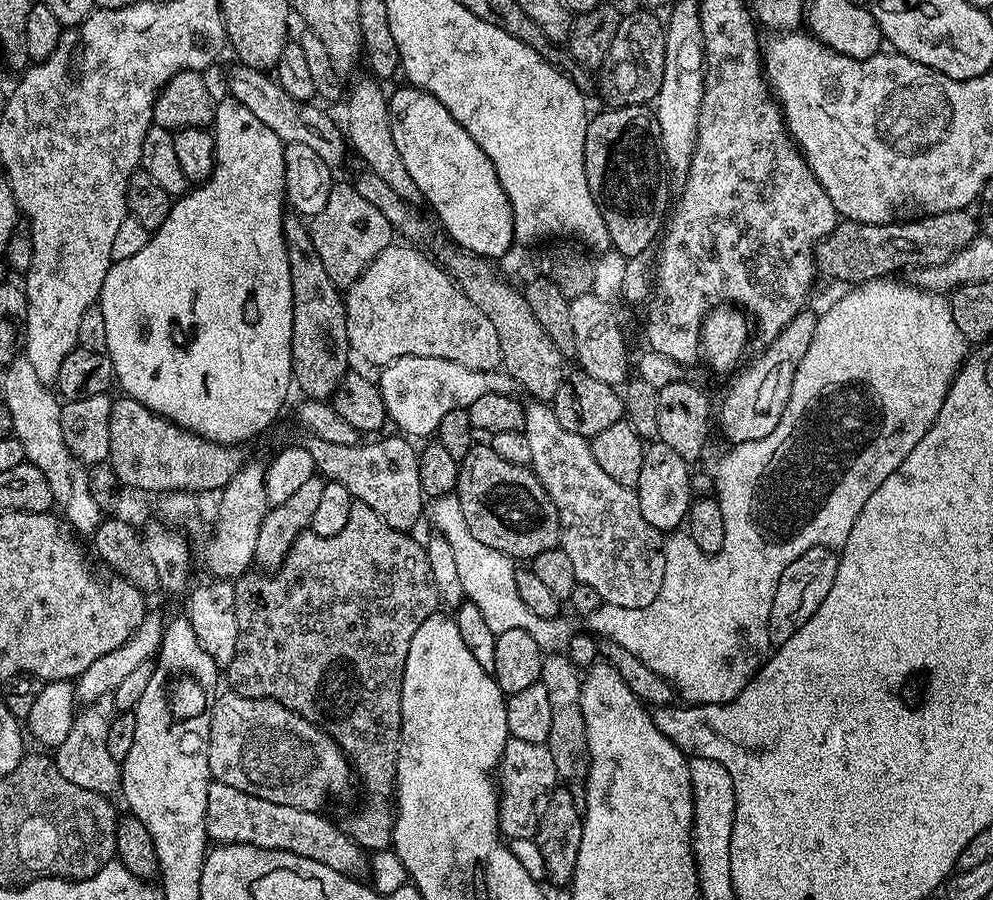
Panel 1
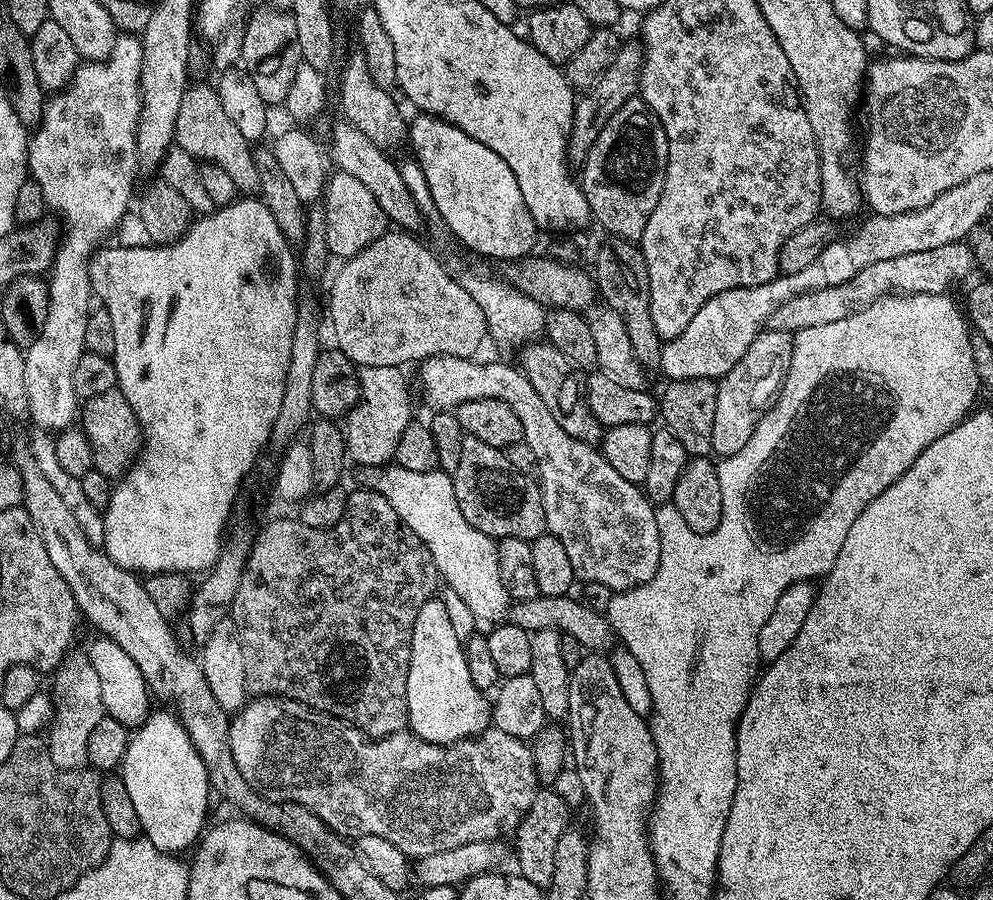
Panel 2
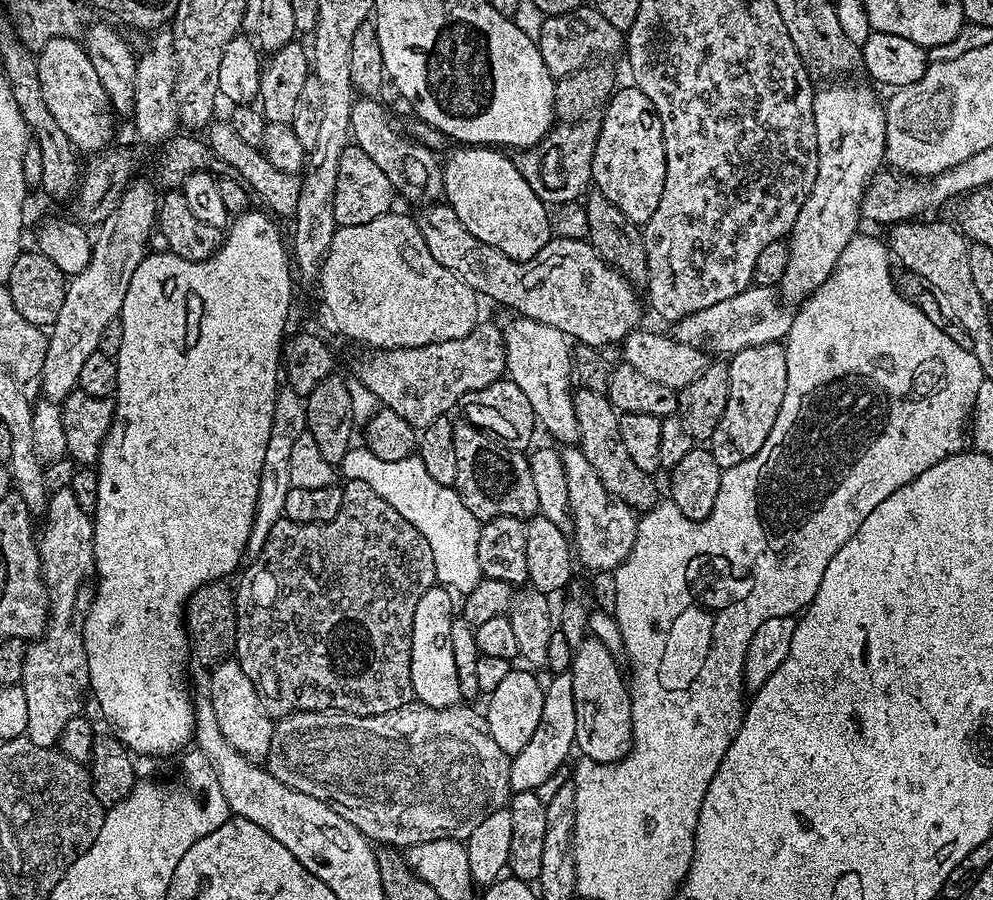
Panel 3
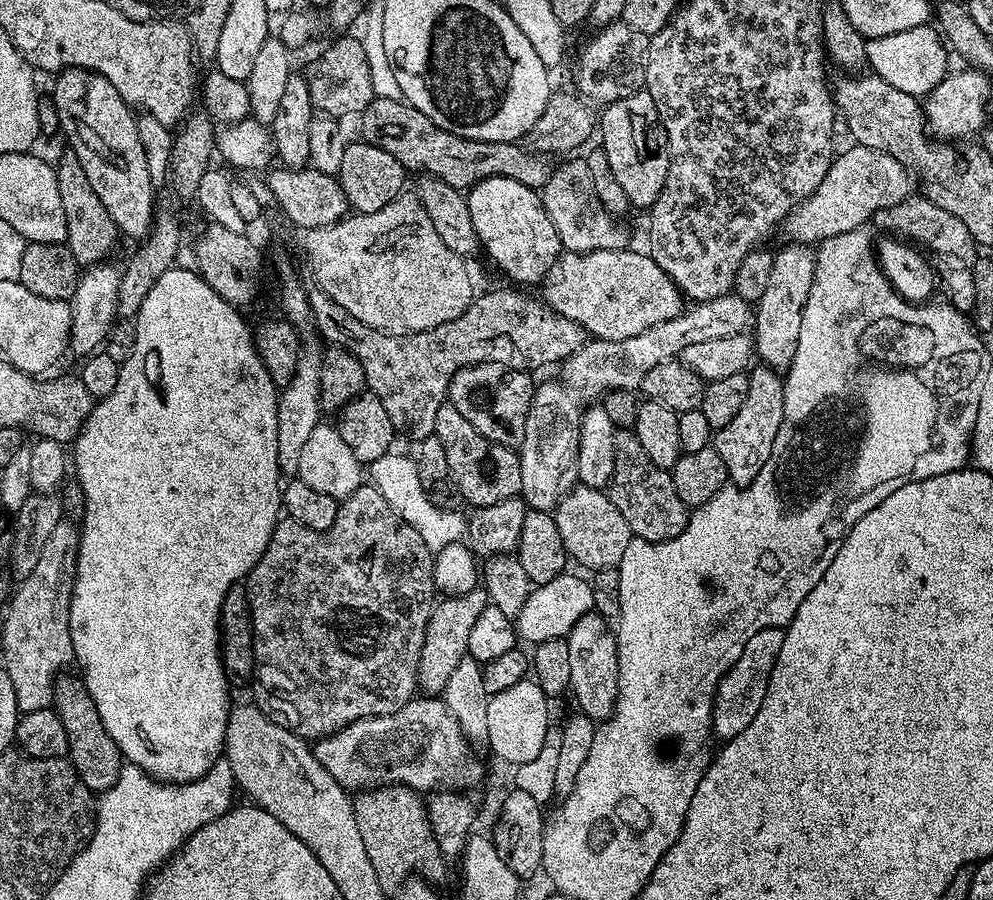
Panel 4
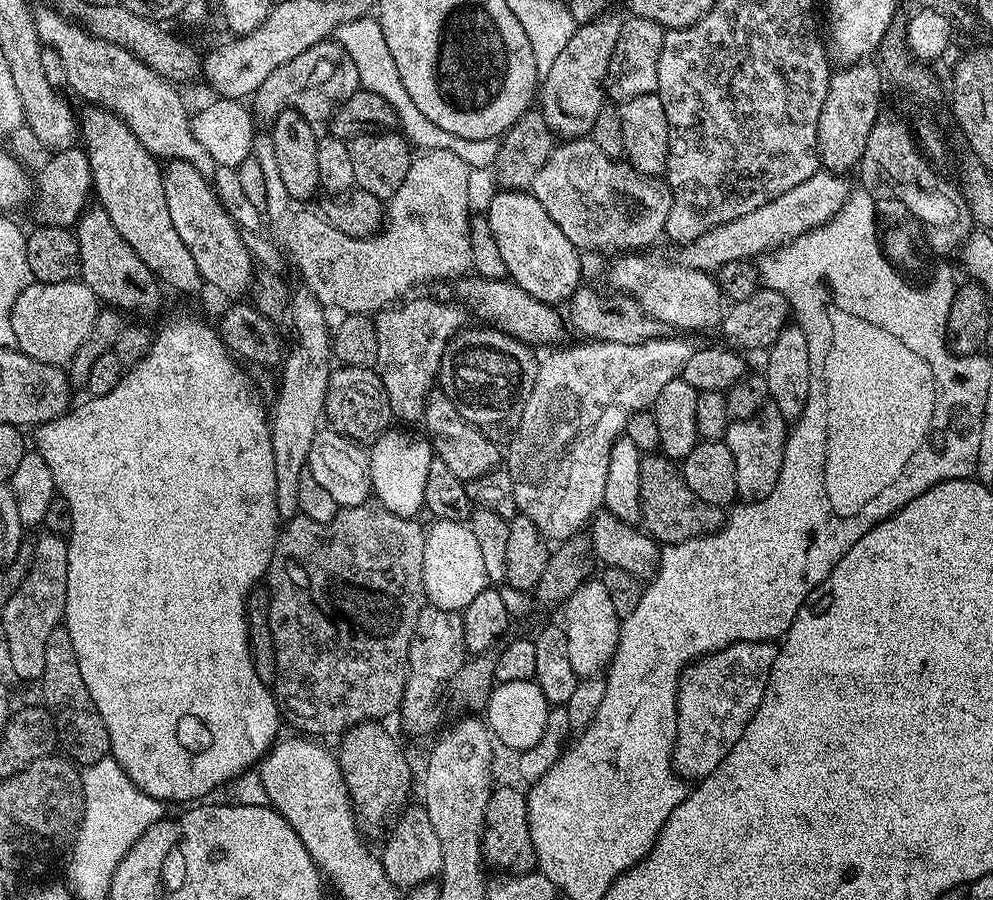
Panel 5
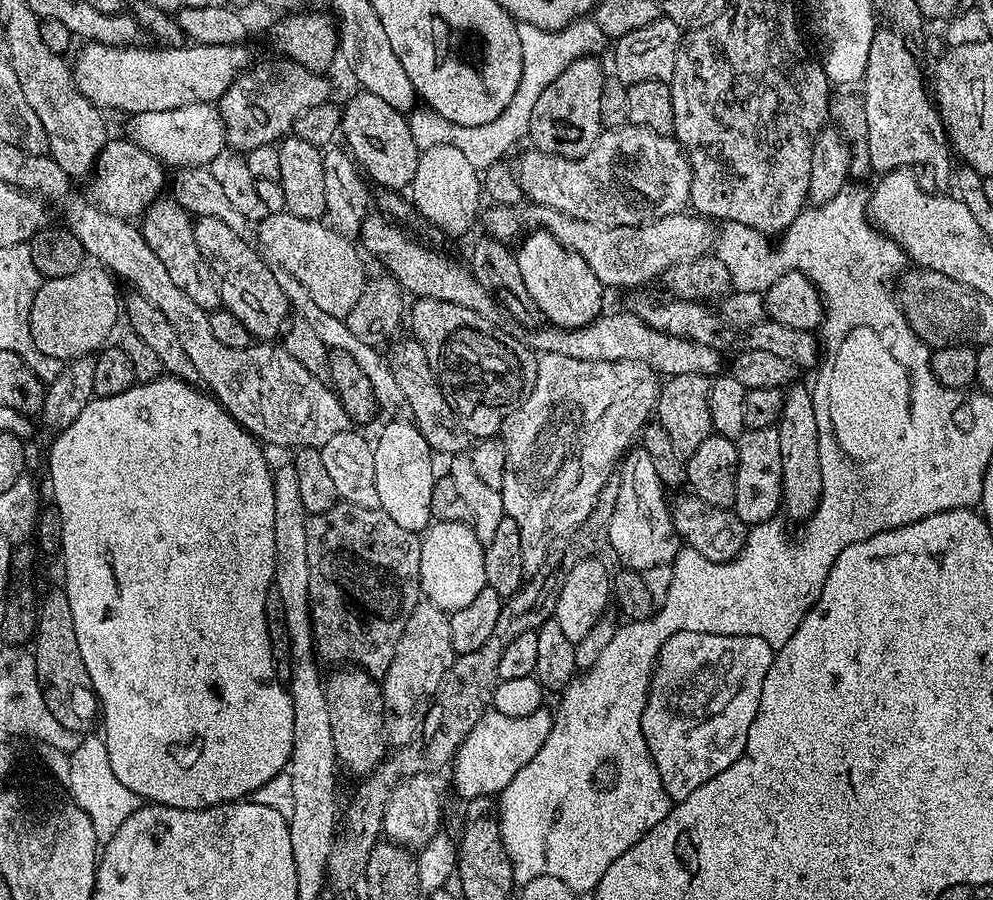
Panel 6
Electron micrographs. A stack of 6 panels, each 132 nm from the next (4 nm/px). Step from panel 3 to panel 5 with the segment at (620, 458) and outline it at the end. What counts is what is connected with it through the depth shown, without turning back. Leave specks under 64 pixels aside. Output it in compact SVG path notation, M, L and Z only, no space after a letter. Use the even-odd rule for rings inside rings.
M648 454L641 459L639 523L657 545L685 544L697 536L719 532L725 519L725 509L702 502L688 489L681 469L673 461L660 454Z

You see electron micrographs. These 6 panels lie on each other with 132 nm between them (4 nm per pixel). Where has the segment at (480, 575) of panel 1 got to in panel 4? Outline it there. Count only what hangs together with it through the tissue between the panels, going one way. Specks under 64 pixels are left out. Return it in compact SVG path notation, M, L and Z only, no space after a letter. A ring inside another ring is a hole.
M389 454L374 461L370 466L371 483L382 494L382 498L386 498L388 505L400 515L401 520L414 526L414 530L418 530L418 534L422 538L422 542L426 542L429 552L439 554L444 549L451 549L453 546L459 545L460 539L463 541L466 536L465 517L463 515L460 517L459 511L434 506L434 502L430 502L430 498L426 498L426 490L422 490L415 459L411 455L396 455Z

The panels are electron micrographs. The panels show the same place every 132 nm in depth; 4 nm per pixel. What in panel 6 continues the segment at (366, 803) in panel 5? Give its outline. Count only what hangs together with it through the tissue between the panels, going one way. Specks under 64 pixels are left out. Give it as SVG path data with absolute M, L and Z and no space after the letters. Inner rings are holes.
M340 666L327 673L324 683L326 706L330 706L330 730L334 730L334 750L337 761L356 778L373 772L385 759L386 737L384 734L384 693L381 685L355 666Z

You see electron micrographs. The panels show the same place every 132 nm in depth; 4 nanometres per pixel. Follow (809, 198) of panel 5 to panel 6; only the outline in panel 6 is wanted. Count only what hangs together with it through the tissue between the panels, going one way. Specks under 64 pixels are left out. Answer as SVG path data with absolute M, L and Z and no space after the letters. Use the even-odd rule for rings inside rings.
M521 202L514 206L492 206L489 209L488 213L483 213L482 224L484 220L484 228L488 231L485 233L491 239L516 242L533 230L549 232L558 238L558 242L562 242L562 246L566 246L566 250L578 254L578 258L582 258L582 262L594 270L594 278L598 278L598 282L608 290L648 284L655 276L656 279L663 277L674 266L702 259L714 248L713 225L696 214L688 216L684 212L675 212L673 216L663 216L651 224L603 228L594 222L582 222L573 216L562 214L550 206L531 202Z

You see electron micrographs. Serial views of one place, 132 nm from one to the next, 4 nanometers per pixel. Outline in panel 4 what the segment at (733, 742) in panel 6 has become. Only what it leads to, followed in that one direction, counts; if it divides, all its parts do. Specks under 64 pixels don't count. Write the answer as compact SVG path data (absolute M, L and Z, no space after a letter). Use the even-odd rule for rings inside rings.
M767 628L754 634L754 638L746 642L738 662L734 662L730 671L721 678L716 688L716 701L712 704L712 731L717 737L721 736L721 741L727 742L742 734L742 730L754 722L754 714L762 710L762 698L766 698L770 674L784 641L784 633L784 628Z

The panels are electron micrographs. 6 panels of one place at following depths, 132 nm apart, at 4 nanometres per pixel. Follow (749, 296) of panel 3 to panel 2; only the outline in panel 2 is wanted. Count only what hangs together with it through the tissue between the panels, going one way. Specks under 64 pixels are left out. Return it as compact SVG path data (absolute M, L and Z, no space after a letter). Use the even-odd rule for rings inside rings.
M967 242L938 246L938 250L921 250L919 254L902 254L902 258L885 258L882 262L874 262L874 266L858 270L850 282L842 282L840 286L826 286L826 290L810 290L790 298L790 302L774 310L770 324L777 332L795 334L810 326L842 322L842 318L850 318L855 312L866 310L883 296L947 293L951 284L966 279L975 268L976 258Z

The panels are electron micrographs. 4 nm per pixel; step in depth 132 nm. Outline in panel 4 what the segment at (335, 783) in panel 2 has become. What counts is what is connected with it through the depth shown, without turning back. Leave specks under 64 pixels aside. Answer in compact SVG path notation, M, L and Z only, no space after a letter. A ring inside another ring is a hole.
M413 698L394 714L371 716L348 724L329 736L315 741L314 751L318 762L345 790L367 790L373 786L403 786L413 788L421 794L432 794L437 790L468 790L471 784L480 780L480 760L472 741L462 734L462 726L450 714L440 698Z

